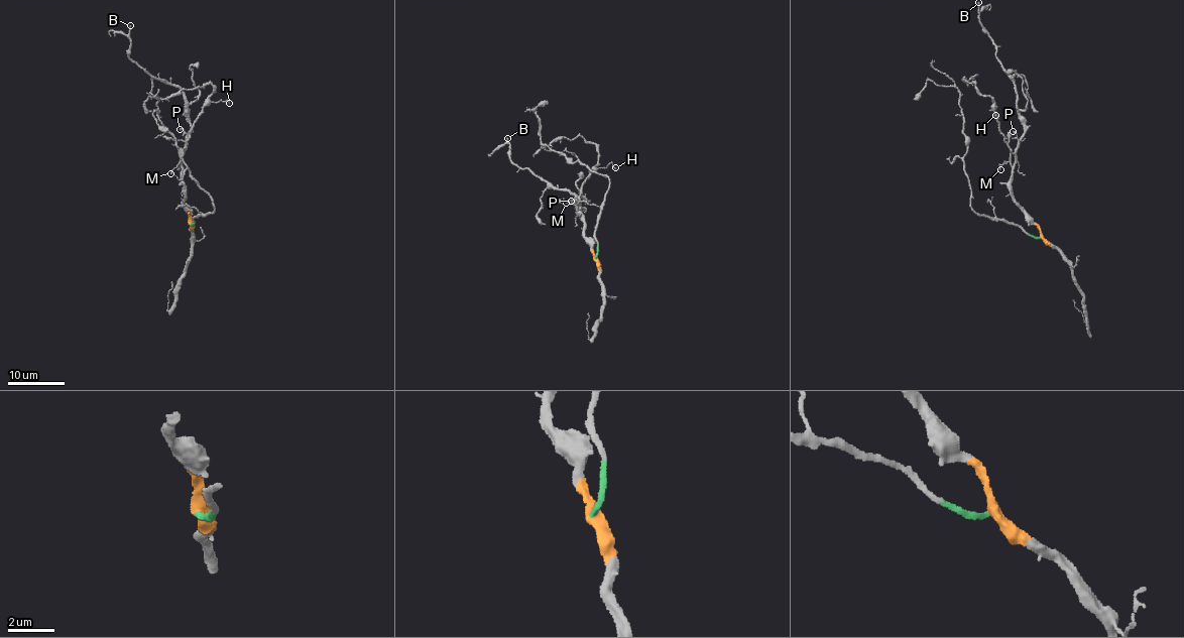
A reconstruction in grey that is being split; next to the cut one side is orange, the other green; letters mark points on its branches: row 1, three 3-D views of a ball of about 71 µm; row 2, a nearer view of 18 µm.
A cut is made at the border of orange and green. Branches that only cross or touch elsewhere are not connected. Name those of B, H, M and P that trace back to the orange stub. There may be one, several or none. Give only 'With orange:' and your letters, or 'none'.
With orange: B, H, M, P

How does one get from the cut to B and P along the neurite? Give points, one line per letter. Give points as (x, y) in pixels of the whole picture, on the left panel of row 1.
B: (190, 223), (190, 210), (184, 205), (182, 181), (182, 153), (190, 124), (185, 94), (128, 56), (131, 25)
P: (190, 223), (190, 210), (184, 205), (182, 173), (182, 153), (187, 134), (179, 129)

